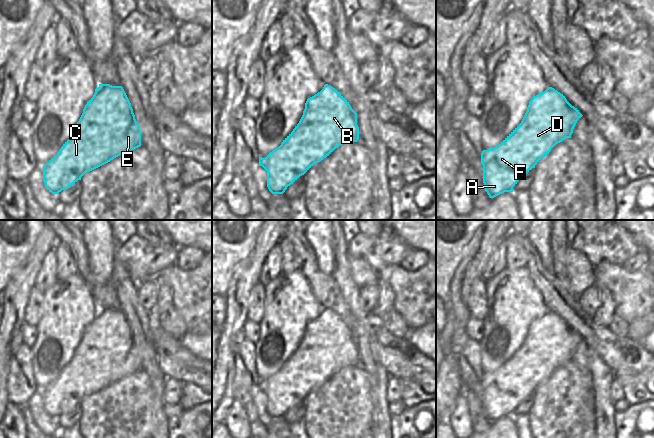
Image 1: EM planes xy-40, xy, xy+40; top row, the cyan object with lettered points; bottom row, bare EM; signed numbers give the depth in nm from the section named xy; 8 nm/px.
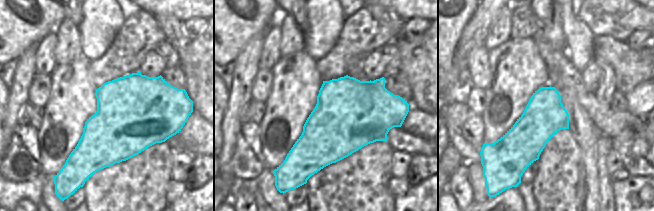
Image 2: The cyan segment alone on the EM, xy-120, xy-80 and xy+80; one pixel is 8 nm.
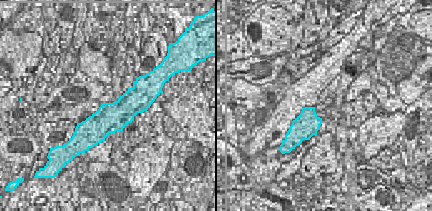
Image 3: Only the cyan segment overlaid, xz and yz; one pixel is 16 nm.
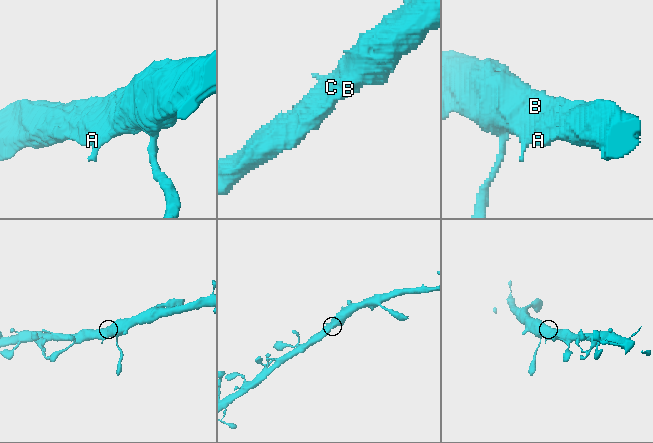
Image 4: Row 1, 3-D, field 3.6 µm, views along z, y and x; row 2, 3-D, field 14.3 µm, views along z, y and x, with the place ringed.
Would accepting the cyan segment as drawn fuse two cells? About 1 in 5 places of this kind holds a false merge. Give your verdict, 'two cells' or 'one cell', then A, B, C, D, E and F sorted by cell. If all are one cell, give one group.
one cell; groups A B C D E F

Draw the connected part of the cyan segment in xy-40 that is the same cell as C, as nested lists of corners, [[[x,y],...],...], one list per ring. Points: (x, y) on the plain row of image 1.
[[[99,308],[69,363],[43,391],[45,411],[58,418],[81,401],[141,370],[141,353],[122,310]]]

